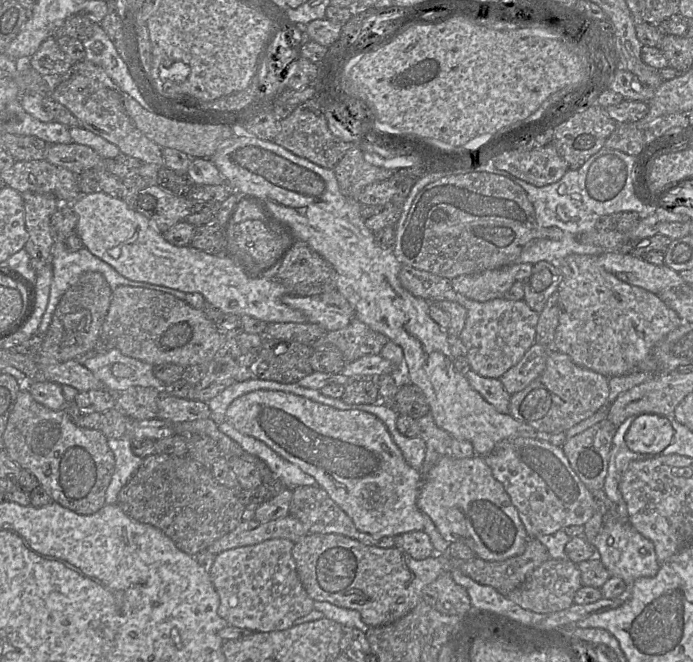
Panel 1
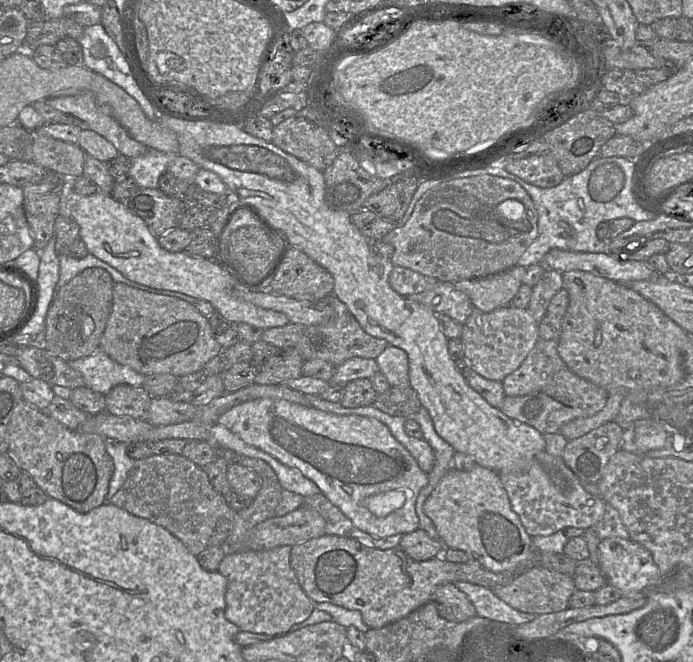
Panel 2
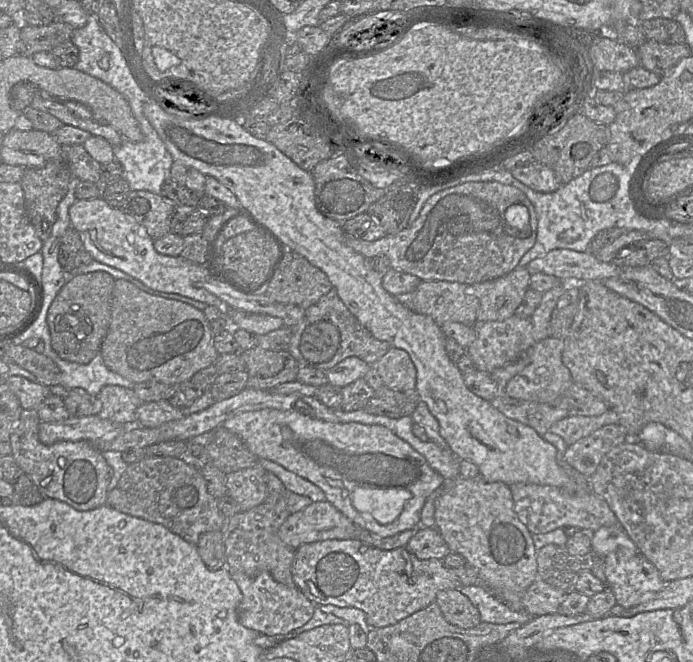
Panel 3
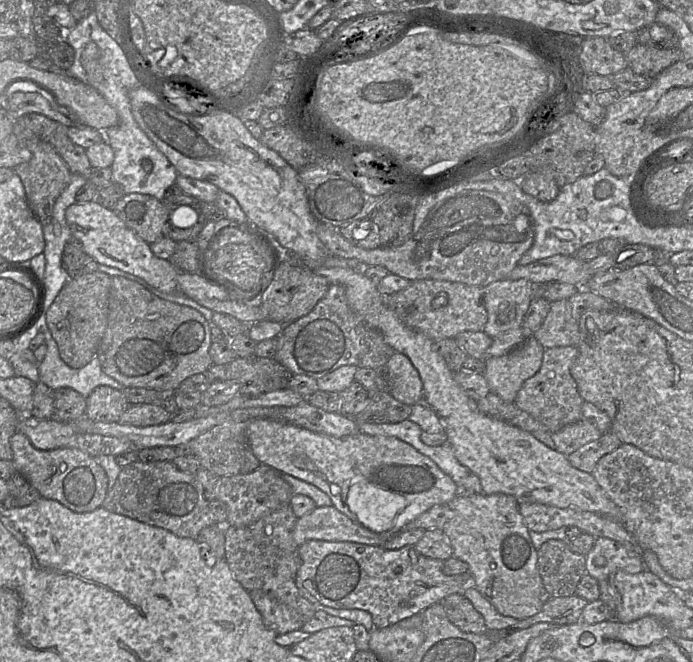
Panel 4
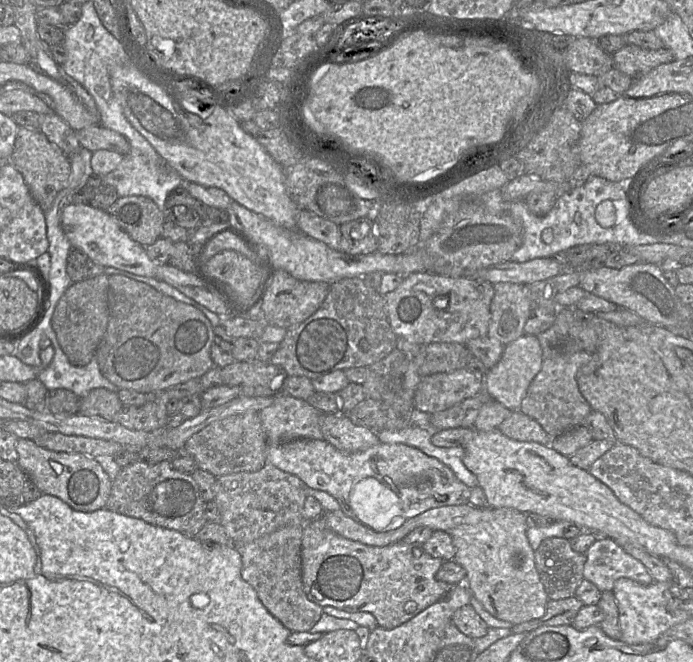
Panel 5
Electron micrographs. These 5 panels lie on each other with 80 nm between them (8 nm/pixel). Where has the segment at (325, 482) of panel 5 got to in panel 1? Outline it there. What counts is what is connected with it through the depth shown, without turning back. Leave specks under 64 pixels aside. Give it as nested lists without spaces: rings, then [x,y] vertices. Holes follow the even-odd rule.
[[[257,390],[238,397],[229,405],[226,411],[226,422],[230,423],[239,432],[264,442],[277,454],[311,475],[317,481],[318,486],[323,488],[329,497],[352,519],[359,531],[368,533],[373,538],[379,539],[385,536],[395,537],[407,532],[424,530],[423,512],[420,511],[416,503],[422,483],[422,474],[406,462],[385,424],[373,414],[355,409],[339,410],[292,393]]]

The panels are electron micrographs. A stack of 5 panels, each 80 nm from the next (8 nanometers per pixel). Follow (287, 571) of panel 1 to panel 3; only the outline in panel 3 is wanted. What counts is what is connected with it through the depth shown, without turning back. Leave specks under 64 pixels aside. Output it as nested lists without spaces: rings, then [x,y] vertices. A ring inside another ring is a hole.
[[[261,571],[255,575],[241,572],[230,574],[242,593],[237,616],[246,628],[268,636],[284,635],[303,626],[312,618],[315,604],[298,588],[290,588],[274,580],[268,571]]]

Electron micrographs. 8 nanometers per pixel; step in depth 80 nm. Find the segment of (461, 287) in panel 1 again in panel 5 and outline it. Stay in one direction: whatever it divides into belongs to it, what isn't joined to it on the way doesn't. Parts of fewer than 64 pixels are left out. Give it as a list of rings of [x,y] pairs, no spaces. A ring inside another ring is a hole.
[[[493,284],[494,296],[490,305],[491,320],[487,336],[506,346],[524,333],[530,316],[529,285]]]

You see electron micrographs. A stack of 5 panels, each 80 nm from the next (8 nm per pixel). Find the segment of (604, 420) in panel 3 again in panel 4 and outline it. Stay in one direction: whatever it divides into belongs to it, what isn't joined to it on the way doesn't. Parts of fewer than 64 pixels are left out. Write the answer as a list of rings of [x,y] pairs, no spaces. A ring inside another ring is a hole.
[[[579,420],[552,433],[556,451],[568,456],[603,433],[587,420]]]

